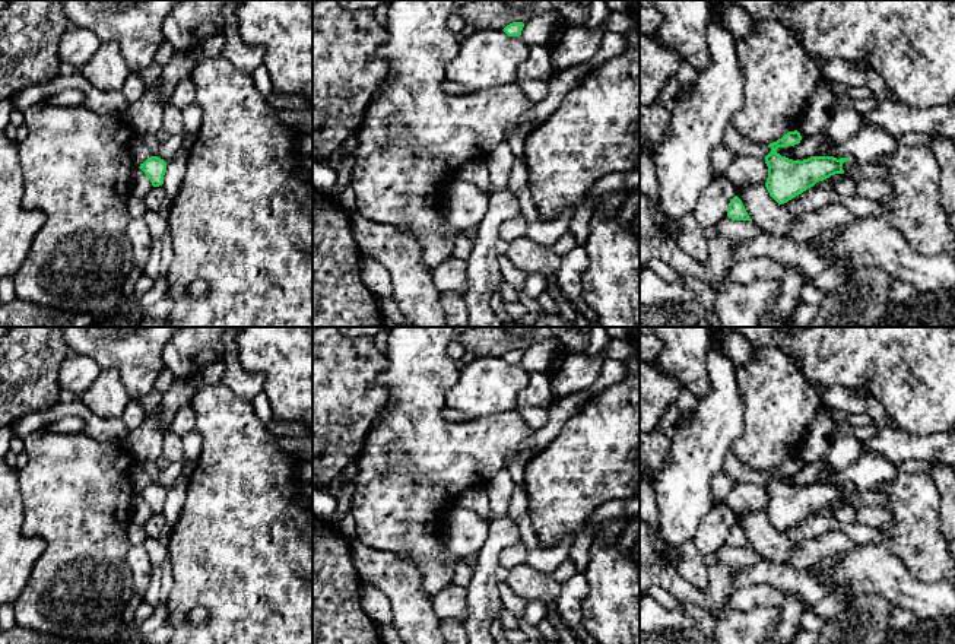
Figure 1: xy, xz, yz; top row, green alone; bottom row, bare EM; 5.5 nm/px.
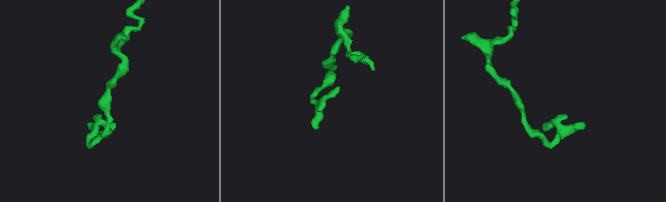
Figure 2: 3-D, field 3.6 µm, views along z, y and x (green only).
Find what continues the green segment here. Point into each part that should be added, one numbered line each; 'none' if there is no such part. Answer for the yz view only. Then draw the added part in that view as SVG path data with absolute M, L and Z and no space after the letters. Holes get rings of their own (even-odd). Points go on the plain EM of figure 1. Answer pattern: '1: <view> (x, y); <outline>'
none

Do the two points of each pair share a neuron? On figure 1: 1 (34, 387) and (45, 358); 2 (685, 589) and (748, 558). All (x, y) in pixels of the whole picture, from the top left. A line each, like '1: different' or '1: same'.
1: same
2: different

